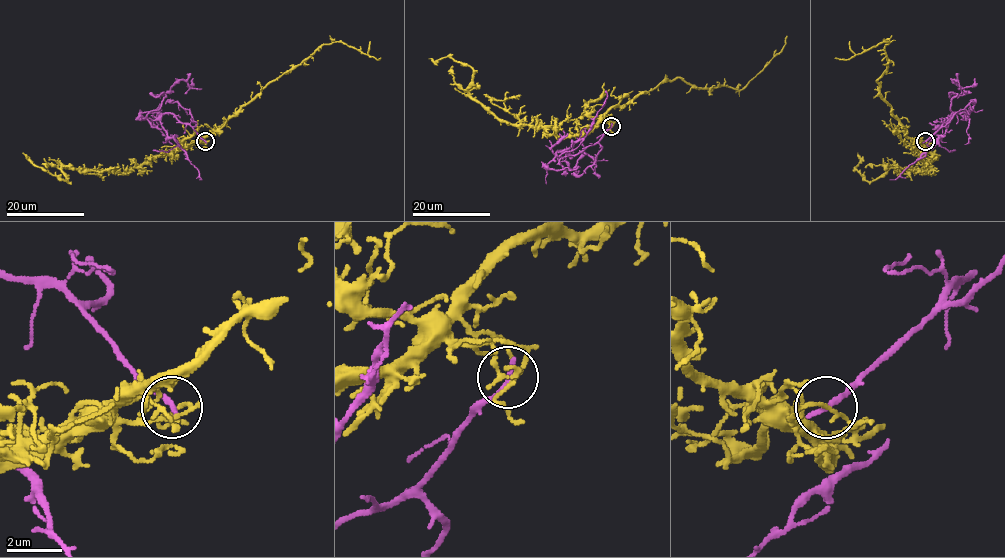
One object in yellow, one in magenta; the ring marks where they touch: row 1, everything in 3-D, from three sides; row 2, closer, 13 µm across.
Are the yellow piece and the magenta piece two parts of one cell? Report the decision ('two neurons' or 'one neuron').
two neurons

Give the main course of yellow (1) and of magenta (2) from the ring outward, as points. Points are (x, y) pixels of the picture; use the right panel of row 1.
1: (926, 141), (906, 135), (882, 98), (876, 81), (887, 68), (889, 42), (850, 59), (834, 58)
2: (925, 141), (956, 112), (950, 108), (957, 95), (949, 93), (968, 93), (953, 80), (962, 88), (974, 78)

